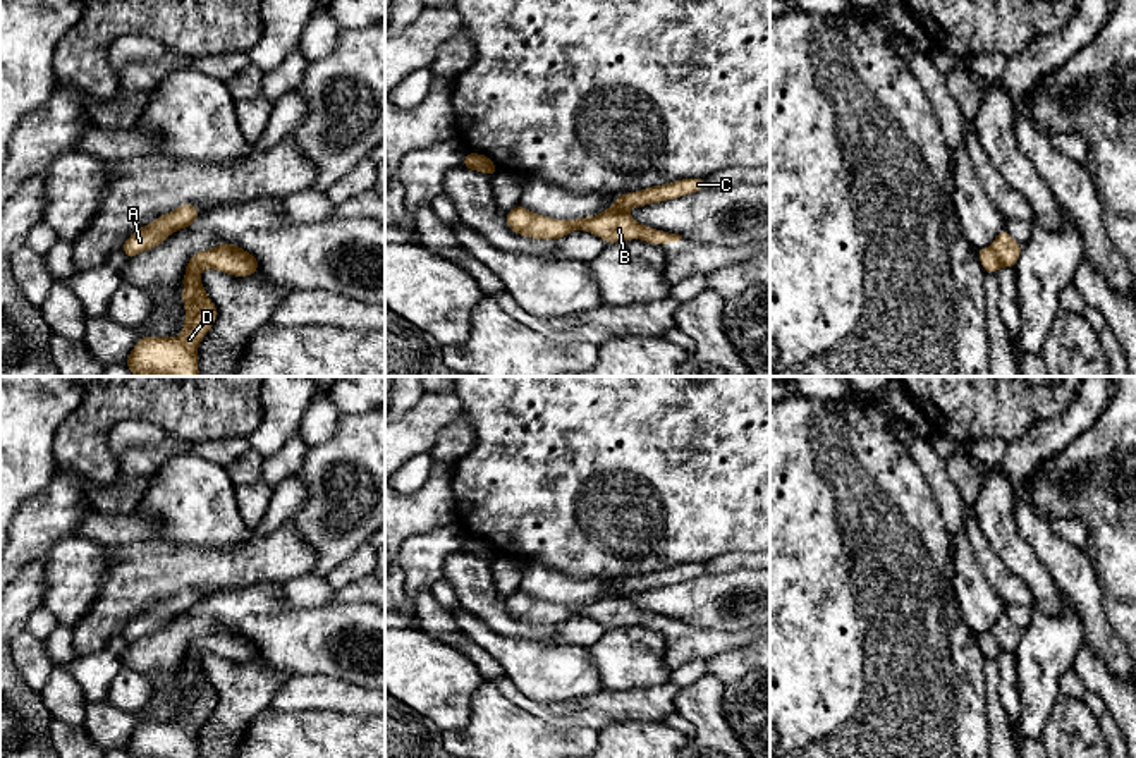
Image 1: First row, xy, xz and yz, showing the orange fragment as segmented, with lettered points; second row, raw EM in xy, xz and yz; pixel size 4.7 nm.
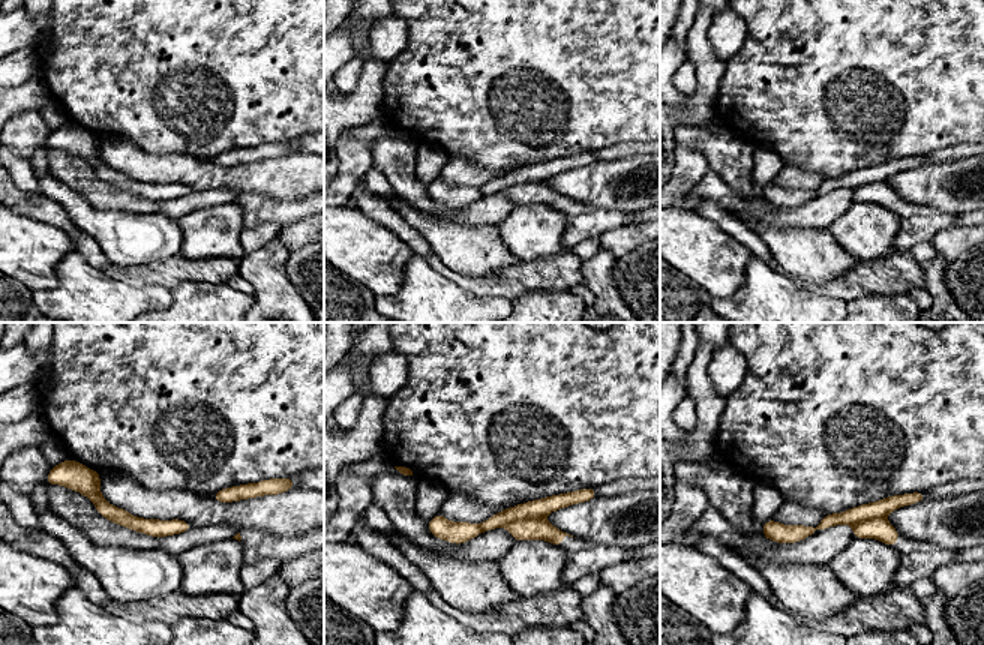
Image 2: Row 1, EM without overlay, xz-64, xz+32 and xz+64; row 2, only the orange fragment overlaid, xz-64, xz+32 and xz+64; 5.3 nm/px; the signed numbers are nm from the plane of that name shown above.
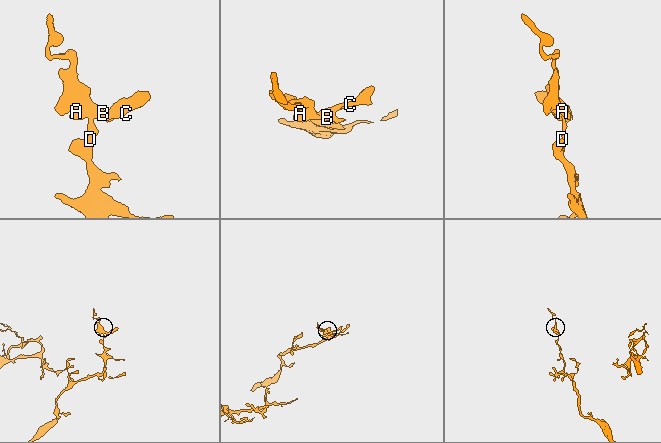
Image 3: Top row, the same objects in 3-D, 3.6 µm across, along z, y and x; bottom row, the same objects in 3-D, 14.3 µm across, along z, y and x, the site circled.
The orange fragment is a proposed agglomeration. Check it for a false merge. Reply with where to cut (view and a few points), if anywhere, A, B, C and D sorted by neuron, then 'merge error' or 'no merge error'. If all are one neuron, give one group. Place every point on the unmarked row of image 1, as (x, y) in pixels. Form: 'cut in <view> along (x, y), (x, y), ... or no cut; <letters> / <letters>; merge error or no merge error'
cut in yz along (990, 631), (1002, 650); A B / C D; merge error

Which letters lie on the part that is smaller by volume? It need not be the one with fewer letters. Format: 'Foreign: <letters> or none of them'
Foreign: A, B

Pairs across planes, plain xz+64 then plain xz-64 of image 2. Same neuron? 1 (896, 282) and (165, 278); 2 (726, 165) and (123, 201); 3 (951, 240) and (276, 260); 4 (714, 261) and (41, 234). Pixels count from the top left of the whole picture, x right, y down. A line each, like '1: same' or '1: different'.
1: same
2: same
3: different
4: same

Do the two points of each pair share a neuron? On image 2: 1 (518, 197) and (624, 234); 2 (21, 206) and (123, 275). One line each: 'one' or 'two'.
1: two
2: one

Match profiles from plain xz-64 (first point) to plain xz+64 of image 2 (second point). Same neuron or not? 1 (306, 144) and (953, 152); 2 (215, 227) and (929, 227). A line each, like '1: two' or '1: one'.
1: one
2: two

